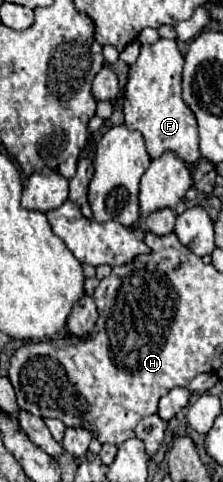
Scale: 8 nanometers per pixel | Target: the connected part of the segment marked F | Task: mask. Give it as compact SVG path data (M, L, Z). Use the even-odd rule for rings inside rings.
M161 38L155 44L141 46L141 54L127 74L123 116L127 128L139 130L143 134L147 154L153 160L165 152L173 152L189 166L195 166L201 160L197 120L181 98L181 70L183 54L179 52L175 40Z

